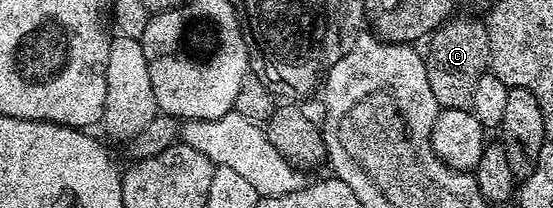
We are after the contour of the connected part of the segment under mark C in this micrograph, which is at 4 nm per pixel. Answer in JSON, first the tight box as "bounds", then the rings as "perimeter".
{"bounds":[424,16,490,110],"perimeter":[[[454,16],[434,30],[429,42],[429,54],[424,55],[427,68],[427,84],[435,96],[438,107],[446,110],[467,110],[472,107],[475,96],[475,84],[479,76],[490,69],[489,31],[486,23],[477,18]]]}

